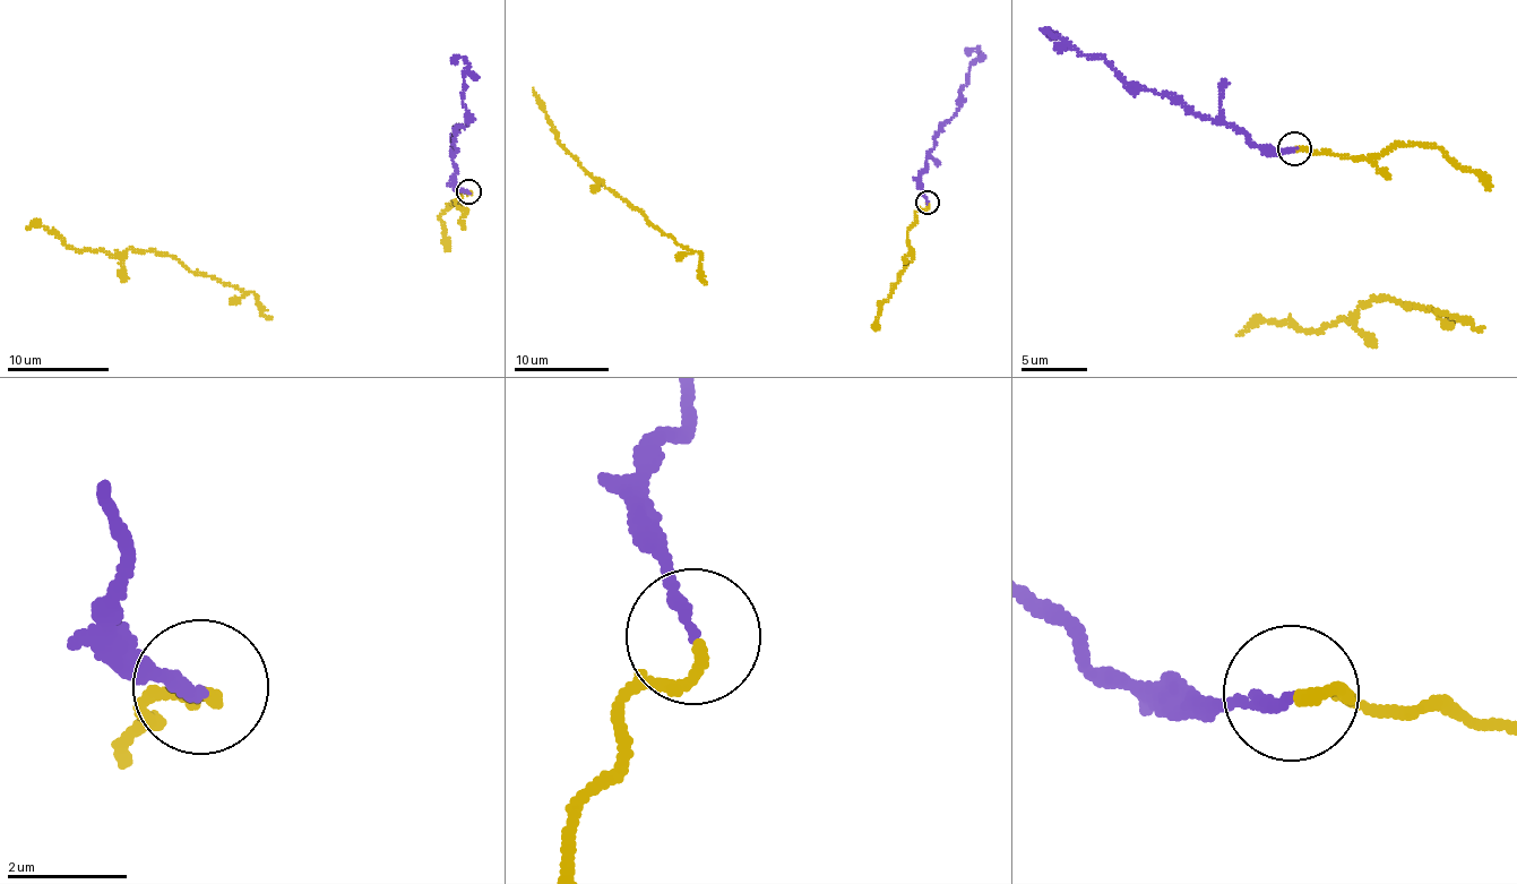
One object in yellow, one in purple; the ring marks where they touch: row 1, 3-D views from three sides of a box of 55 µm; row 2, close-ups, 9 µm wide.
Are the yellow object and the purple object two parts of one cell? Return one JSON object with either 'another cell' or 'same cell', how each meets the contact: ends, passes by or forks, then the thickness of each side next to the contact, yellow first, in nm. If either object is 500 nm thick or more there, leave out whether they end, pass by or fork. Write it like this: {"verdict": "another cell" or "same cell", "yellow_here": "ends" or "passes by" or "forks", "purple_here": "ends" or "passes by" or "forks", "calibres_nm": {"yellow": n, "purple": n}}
{"verdict": "same cell", "yellow_here": "ends", "purple_here": "ends", "calibres_nm": {"yellow": 200, "purple": 200}}

